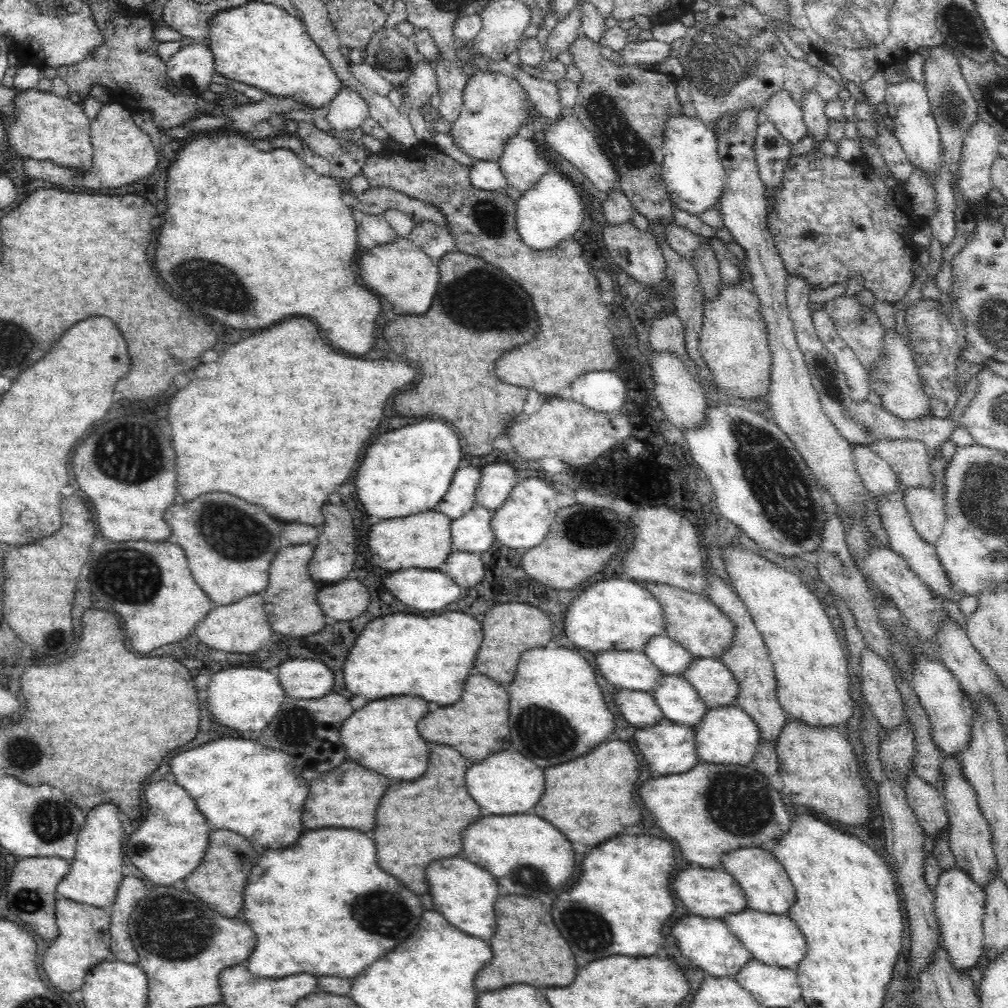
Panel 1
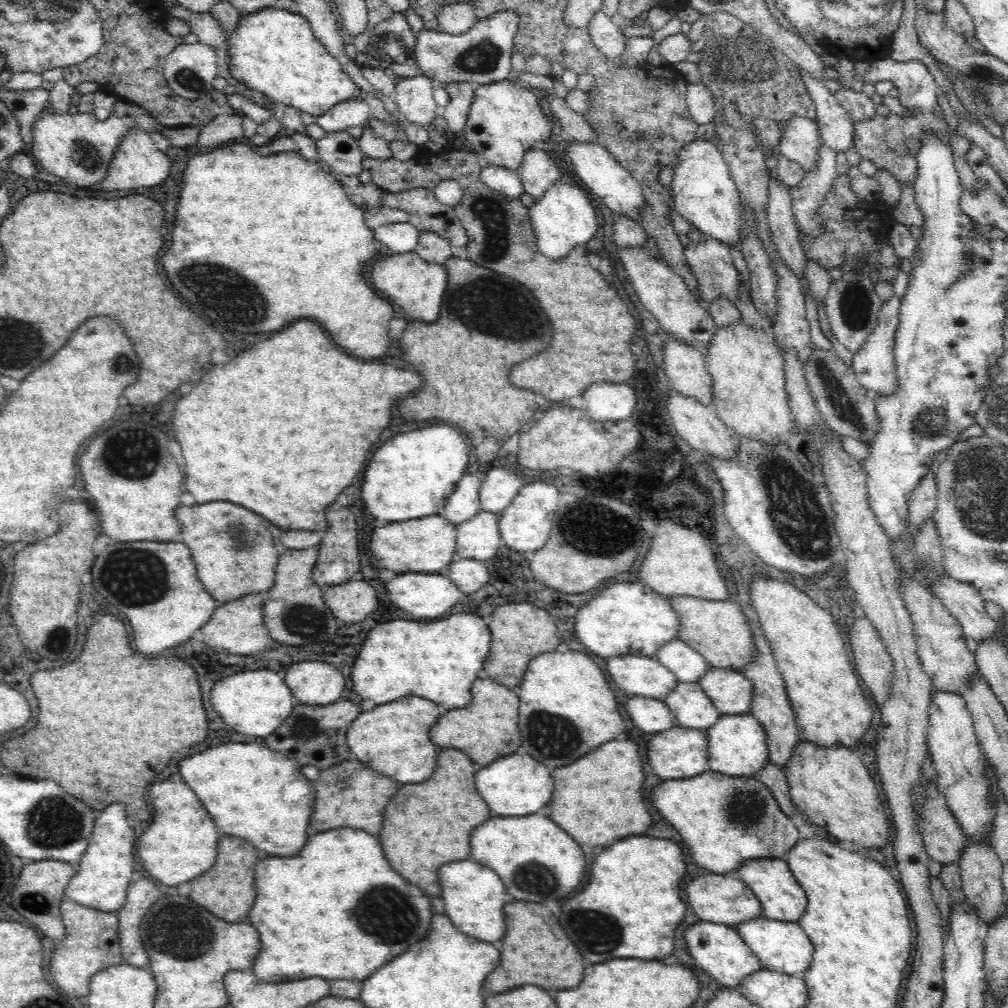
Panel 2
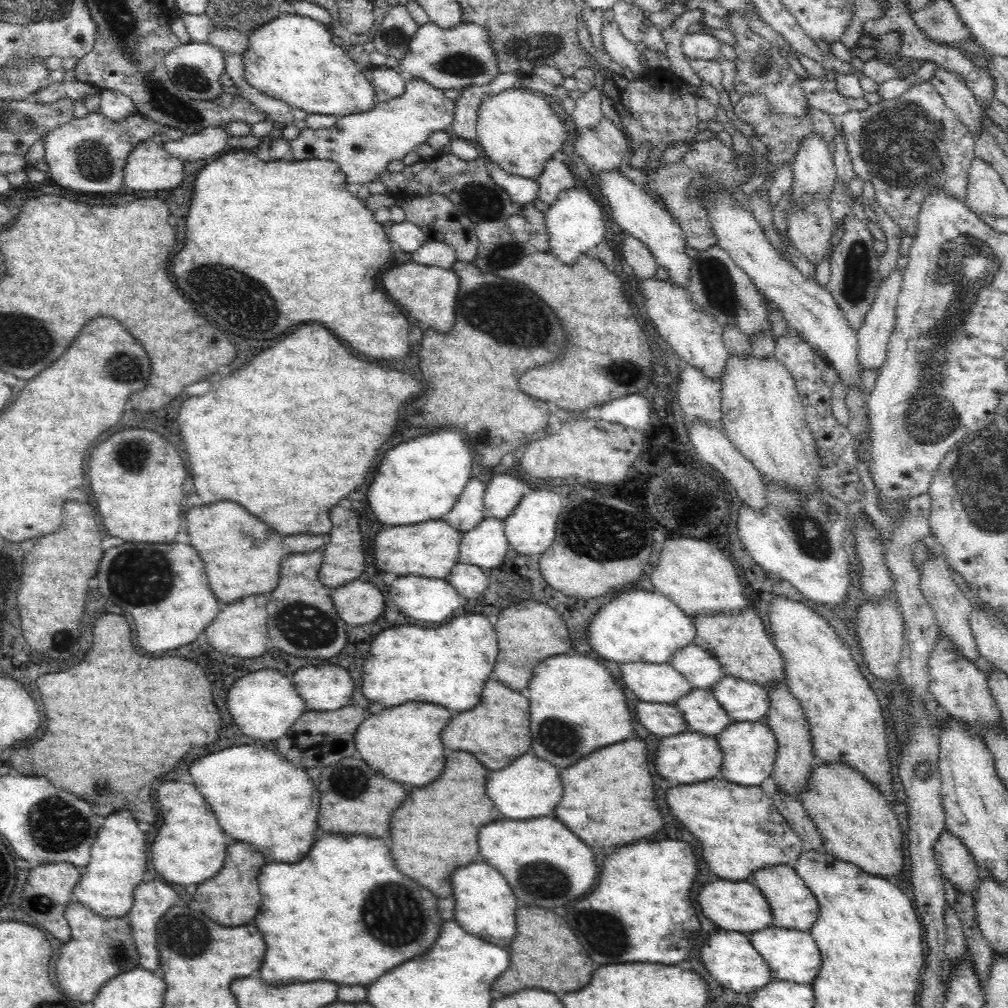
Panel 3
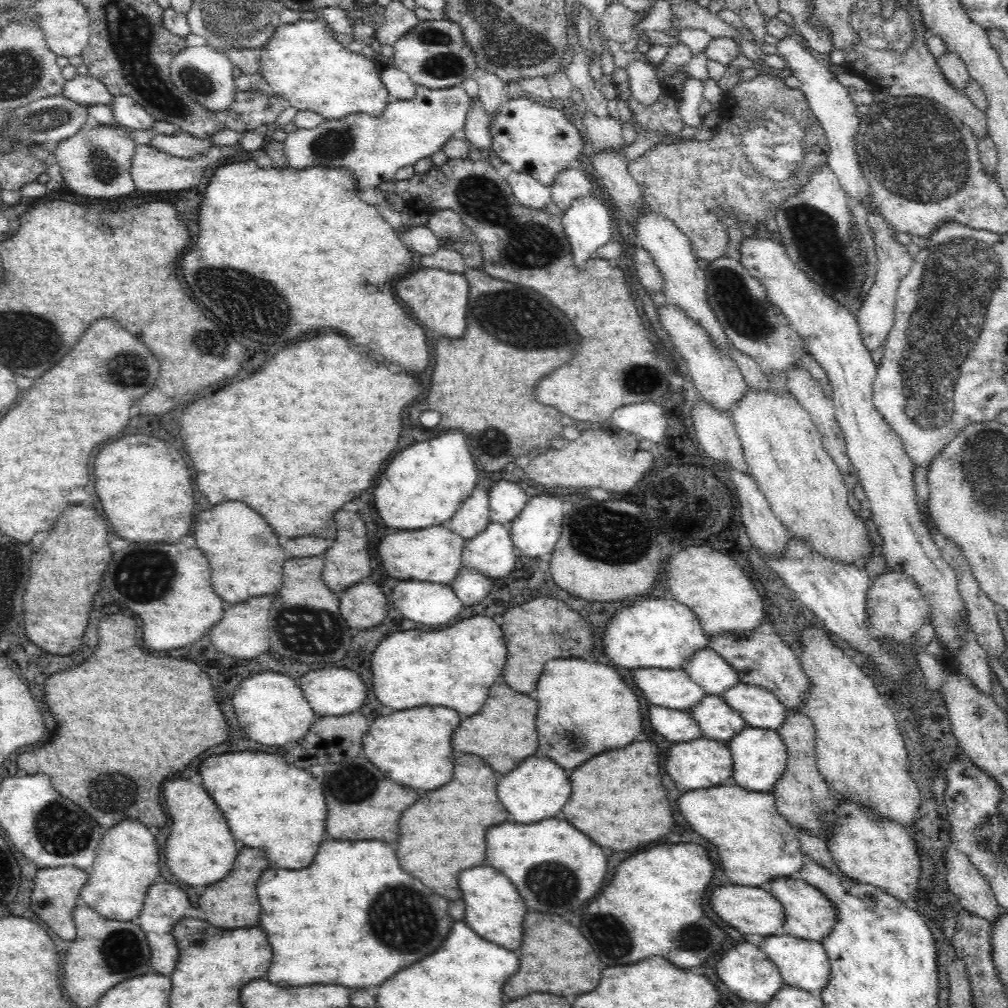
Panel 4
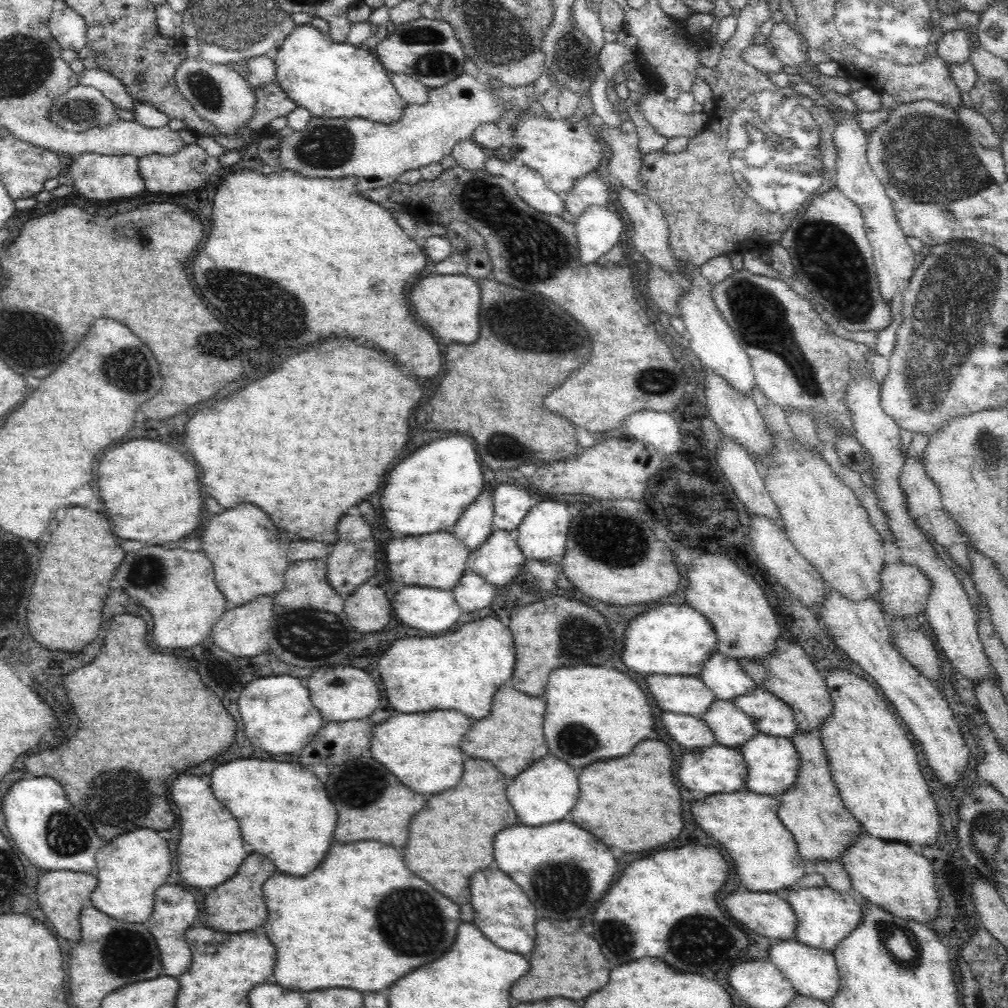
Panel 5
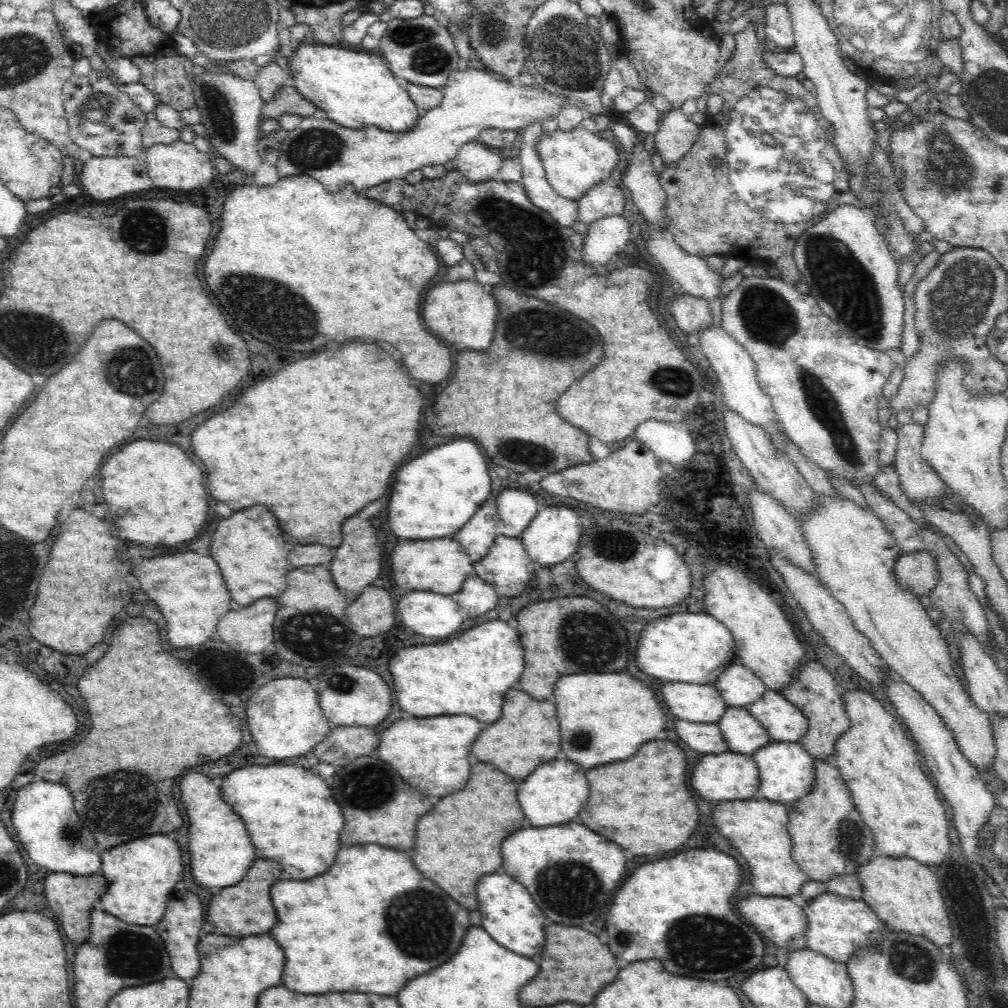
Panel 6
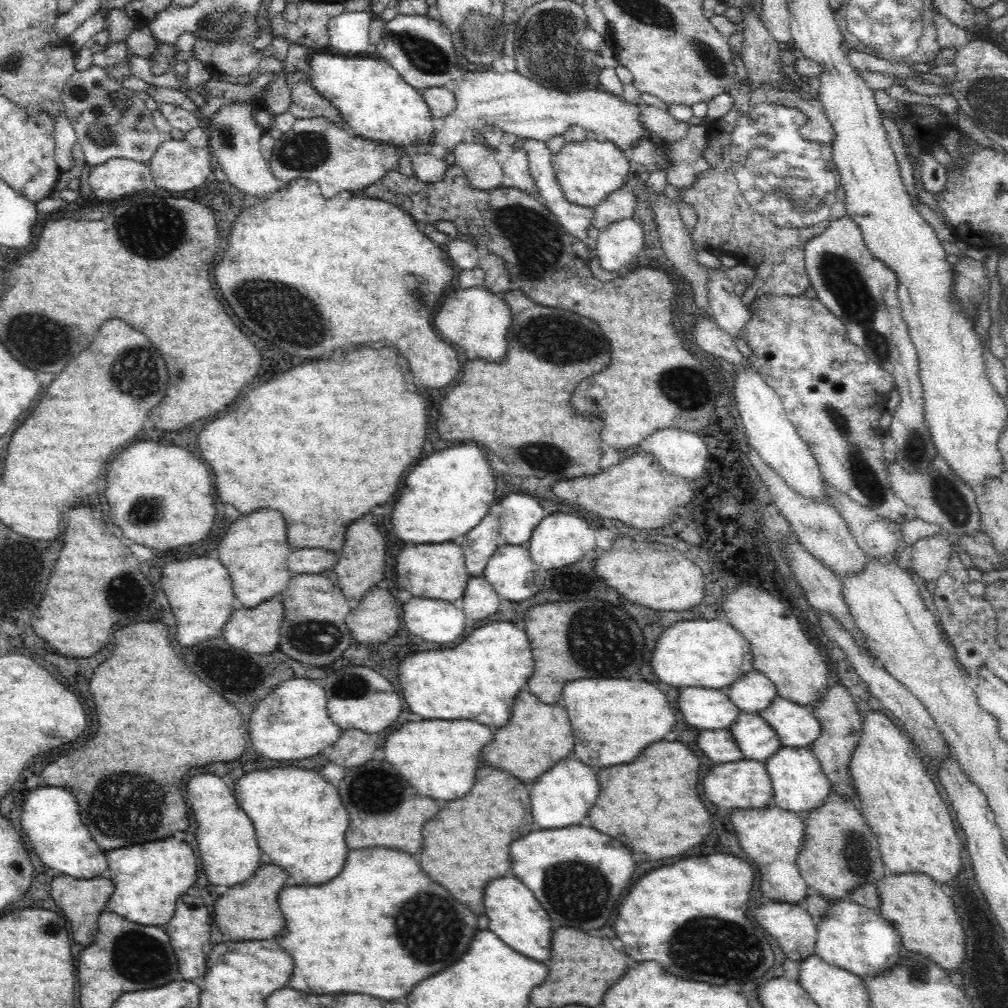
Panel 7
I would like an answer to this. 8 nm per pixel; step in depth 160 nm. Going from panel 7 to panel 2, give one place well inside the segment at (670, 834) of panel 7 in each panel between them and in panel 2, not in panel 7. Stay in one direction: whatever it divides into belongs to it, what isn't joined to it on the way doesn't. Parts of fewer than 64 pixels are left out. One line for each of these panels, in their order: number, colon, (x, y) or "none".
2: (598, 800)
3: (608, 800)
4: (628, 780)
5: (632, 803)
6: (643, 805)

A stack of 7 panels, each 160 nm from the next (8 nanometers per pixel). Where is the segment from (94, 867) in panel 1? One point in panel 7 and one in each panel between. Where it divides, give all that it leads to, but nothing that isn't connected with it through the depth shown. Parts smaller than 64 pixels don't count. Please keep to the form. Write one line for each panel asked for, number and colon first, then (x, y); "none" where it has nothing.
2: (106, 868)
3: (117, 865)
4: (126, 864)
5: (128, 869)
6: (140, 874)
7: (148, 879)

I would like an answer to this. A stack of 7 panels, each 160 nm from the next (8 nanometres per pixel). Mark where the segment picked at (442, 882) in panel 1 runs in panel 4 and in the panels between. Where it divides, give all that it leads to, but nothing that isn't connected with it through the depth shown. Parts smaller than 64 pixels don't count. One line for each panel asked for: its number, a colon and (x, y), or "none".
2: (472, 895)
3: (485, 906)
4: (494, 910)

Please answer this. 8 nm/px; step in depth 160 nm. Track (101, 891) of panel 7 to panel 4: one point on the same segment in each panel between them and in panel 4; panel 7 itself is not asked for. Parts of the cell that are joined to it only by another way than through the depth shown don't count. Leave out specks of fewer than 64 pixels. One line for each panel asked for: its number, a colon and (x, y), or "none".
4: (55, 890)
5: (62, 894)
6: (70, 897)

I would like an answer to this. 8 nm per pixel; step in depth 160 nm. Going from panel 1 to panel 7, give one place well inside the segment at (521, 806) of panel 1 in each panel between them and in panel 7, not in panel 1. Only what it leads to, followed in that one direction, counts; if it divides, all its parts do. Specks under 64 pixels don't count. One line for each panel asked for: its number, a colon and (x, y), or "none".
2: (516, 785)
3: (529, 788)
4: (536, 789)
5: (545, 793)
6: (553, 794)
7: (562, 796)

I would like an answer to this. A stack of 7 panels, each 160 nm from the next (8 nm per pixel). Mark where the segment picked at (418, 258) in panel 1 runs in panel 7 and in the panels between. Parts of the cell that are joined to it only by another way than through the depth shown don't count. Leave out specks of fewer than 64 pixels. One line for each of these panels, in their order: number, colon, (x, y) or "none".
2: (417, 286)
3: (429, 293)
4: (436, 298)
5: (449, 305)
6: (462, 314)
7: (476, 319)

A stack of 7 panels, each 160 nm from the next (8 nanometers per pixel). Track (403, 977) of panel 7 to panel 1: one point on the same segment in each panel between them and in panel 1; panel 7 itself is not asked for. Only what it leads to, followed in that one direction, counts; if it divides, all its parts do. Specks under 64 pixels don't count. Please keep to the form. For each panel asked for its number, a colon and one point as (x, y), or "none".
1: (322, 906)
2: (337, 910)
3: (310, 919)
4: (313, 918)
5: (362, 920)
6: (372, 923)

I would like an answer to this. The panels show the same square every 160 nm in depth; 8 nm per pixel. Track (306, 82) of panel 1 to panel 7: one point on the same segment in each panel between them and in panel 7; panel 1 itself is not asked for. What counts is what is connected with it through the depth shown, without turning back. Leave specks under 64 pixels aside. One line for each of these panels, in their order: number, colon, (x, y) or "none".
2: (273, 52)
3: (295, 59)
4: (305, 66)
5: (331, 79)
6: (355, 89)
7: (376, 103)

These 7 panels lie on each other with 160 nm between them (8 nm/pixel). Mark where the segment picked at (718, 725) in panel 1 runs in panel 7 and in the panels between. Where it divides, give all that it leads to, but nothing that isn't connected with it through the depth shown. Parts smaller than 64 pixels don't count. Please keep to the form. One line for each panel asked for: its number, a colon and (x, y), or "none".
2: (737, 746)
3: (749, 749)
4: (759, 755)
5: (771, 762)
6: (786, 772)
7: (799, 785)

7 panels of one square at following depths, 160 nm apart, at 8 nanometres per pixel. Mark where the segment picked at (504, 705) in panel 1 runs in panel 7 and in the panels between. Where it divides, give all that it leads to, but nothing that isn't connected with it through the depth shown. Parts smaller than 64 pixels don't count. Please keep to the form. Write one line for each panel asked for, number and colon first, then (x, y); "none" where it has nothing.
2: (475, 729)
3: (496, 731)
4: (503, 741)
5: (511, 737)
6: (527, 735)
7: (538, 735)

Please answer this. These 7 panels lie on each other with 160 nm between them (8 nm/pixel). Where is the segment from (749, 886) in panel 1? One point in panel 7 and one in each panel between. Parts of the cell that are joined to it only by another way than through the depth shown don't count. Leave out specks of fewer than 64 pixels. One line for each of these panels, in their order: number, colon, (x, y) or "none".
2: (781, 898)
3: (793, 906)
4: (809, 914)
5: (824, 917)
6: (837, 926)
7: (855, 938)

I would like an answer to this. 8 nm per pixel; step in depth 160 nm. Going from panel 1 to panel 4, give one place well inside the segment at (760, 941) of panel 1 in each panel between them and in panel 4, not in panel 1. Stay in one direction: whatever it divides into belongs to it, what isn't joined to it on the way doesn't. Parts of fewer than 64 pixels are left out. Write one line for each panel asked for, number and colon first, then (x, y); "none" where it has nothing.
2: (784, 947)
3: (792, 955)
4: (803, 964)

